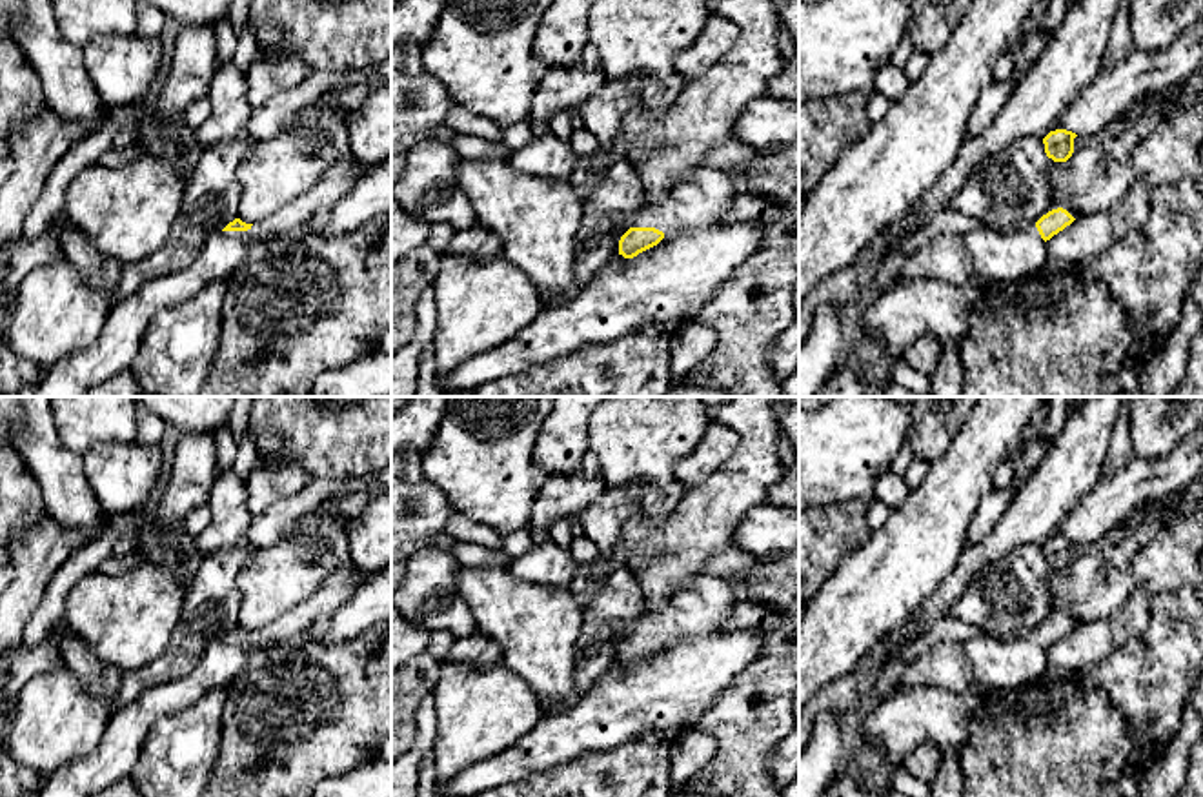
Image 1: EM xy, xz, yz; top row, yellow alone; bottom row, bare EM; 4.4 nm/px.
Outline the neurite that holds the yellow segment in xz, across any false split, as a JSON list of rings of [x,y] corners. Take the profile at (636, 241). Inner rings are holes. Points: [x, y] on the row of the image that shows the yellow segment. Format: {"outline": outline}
{"outline": [[[710,167],[697,169],[690,177],[682,178],[682,182],[662,195],[659,202],[648,198],[648,189],[644,186],[642,207],[630,224],[630,229],[621,237],[619,255],[633,258],[657,246],[670,233],[717,227],[721,217],[732,206],[733,197],[735,184],[732,177],[723,169]]]}

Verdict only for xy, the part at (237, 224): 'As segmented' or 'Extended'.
Extended

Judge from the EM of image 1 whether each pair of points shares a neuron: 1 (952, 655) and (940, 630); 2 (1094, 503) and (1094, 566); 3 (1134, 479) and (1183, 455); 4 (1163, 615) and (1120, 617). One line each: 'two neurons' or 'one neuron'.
1: two neurons
2: two neurons
3: one neuron
4: two neurons

